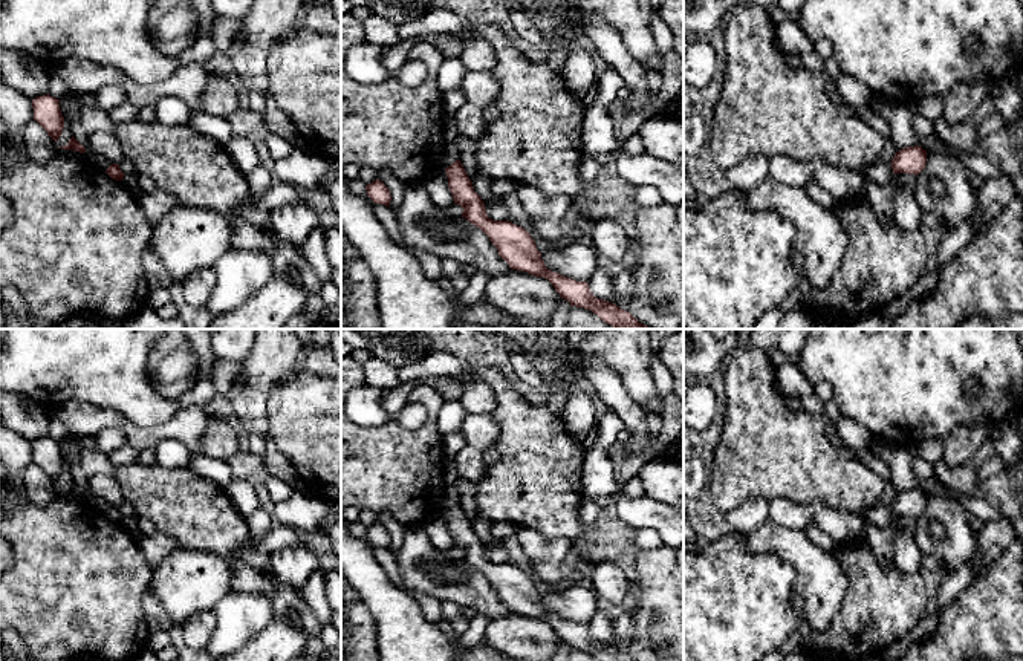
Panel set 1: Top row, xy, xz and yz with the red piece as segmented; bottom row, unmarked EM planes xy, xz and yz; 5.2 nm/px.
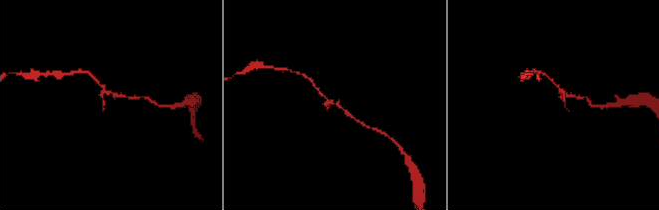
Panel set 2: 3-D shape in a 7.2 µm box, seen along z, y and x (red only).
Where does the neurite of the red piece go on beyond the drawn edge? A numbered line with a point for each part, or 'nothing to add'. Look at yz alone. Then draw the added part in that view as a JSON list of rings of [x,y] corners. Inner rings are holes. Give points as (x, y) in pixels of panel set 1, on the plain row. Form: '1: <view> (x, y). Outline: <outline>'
nothing to add

